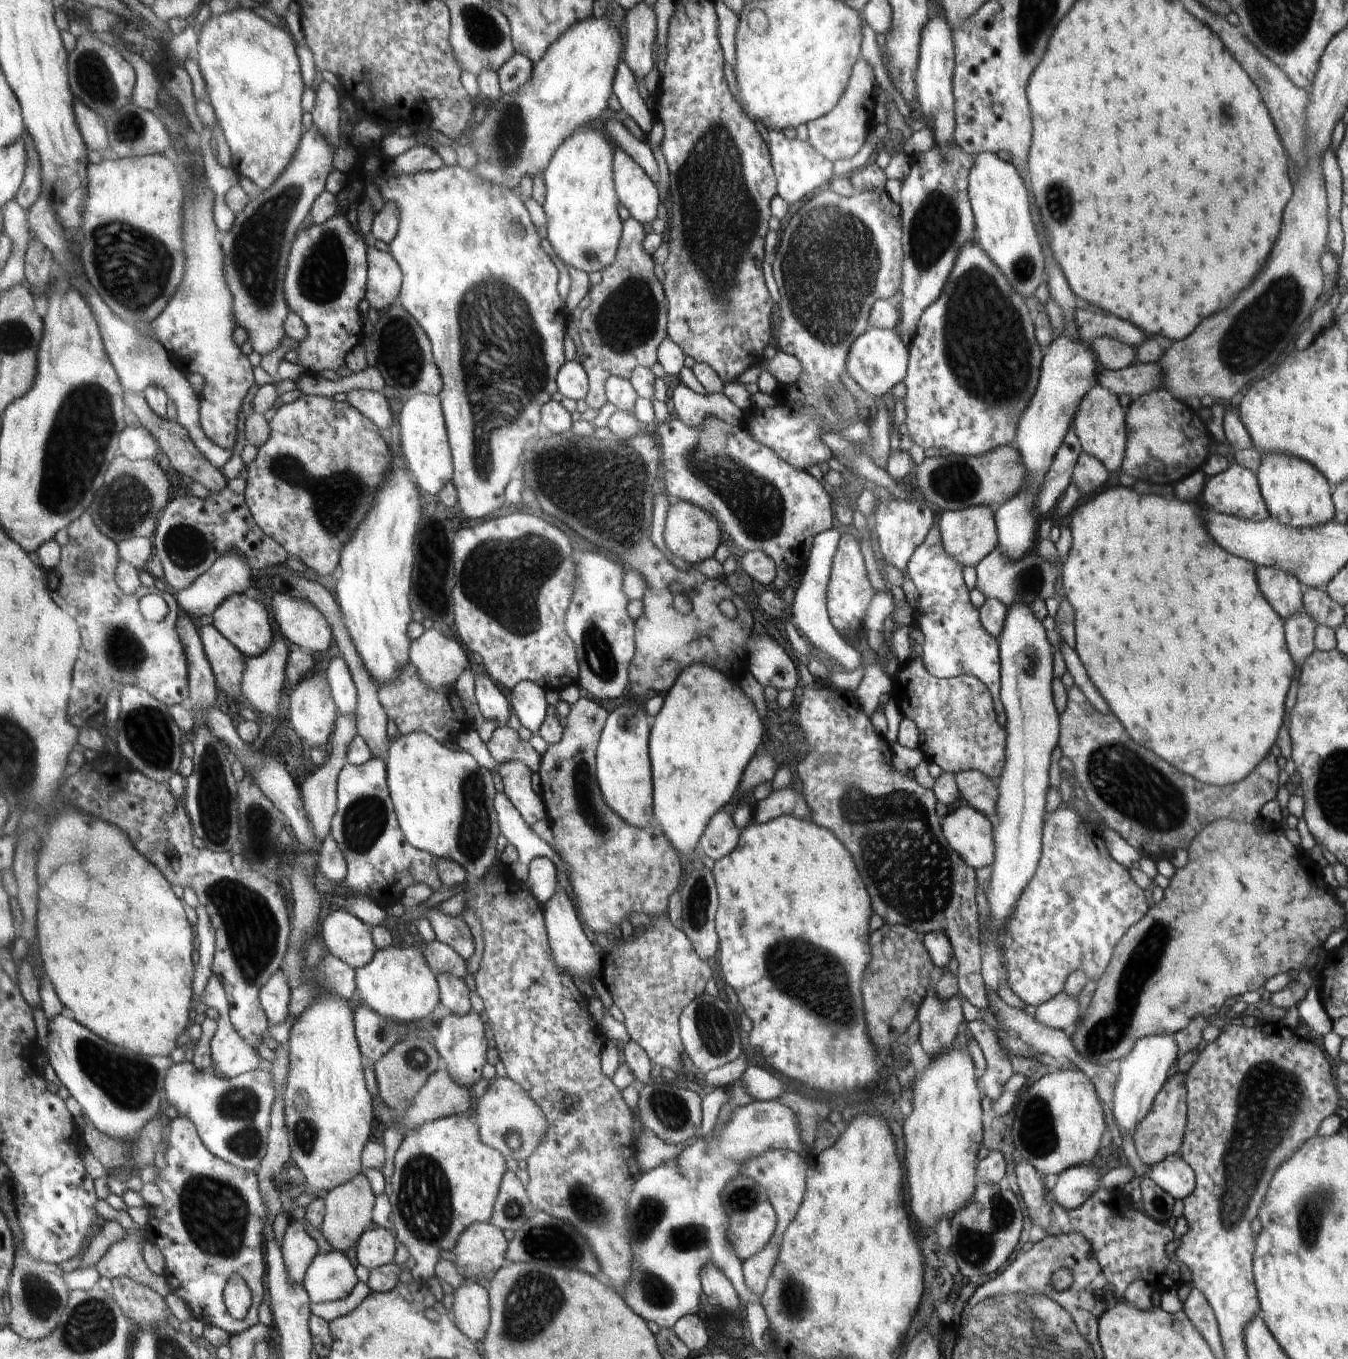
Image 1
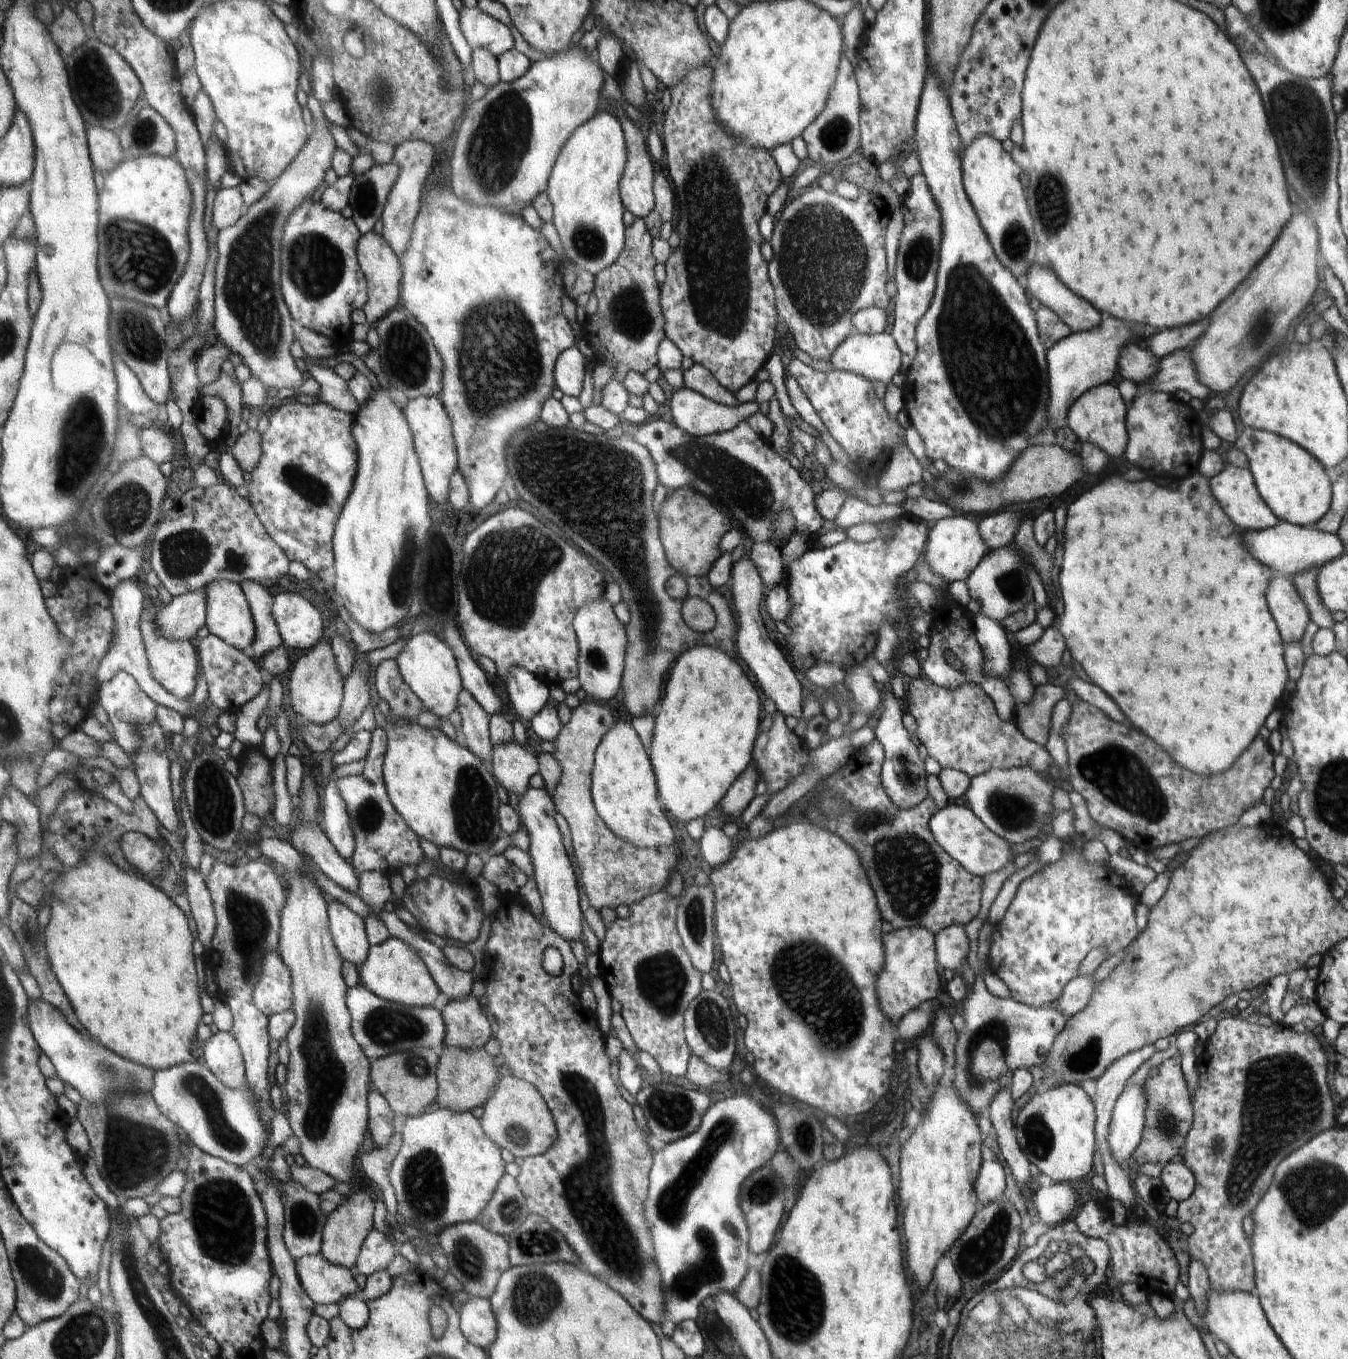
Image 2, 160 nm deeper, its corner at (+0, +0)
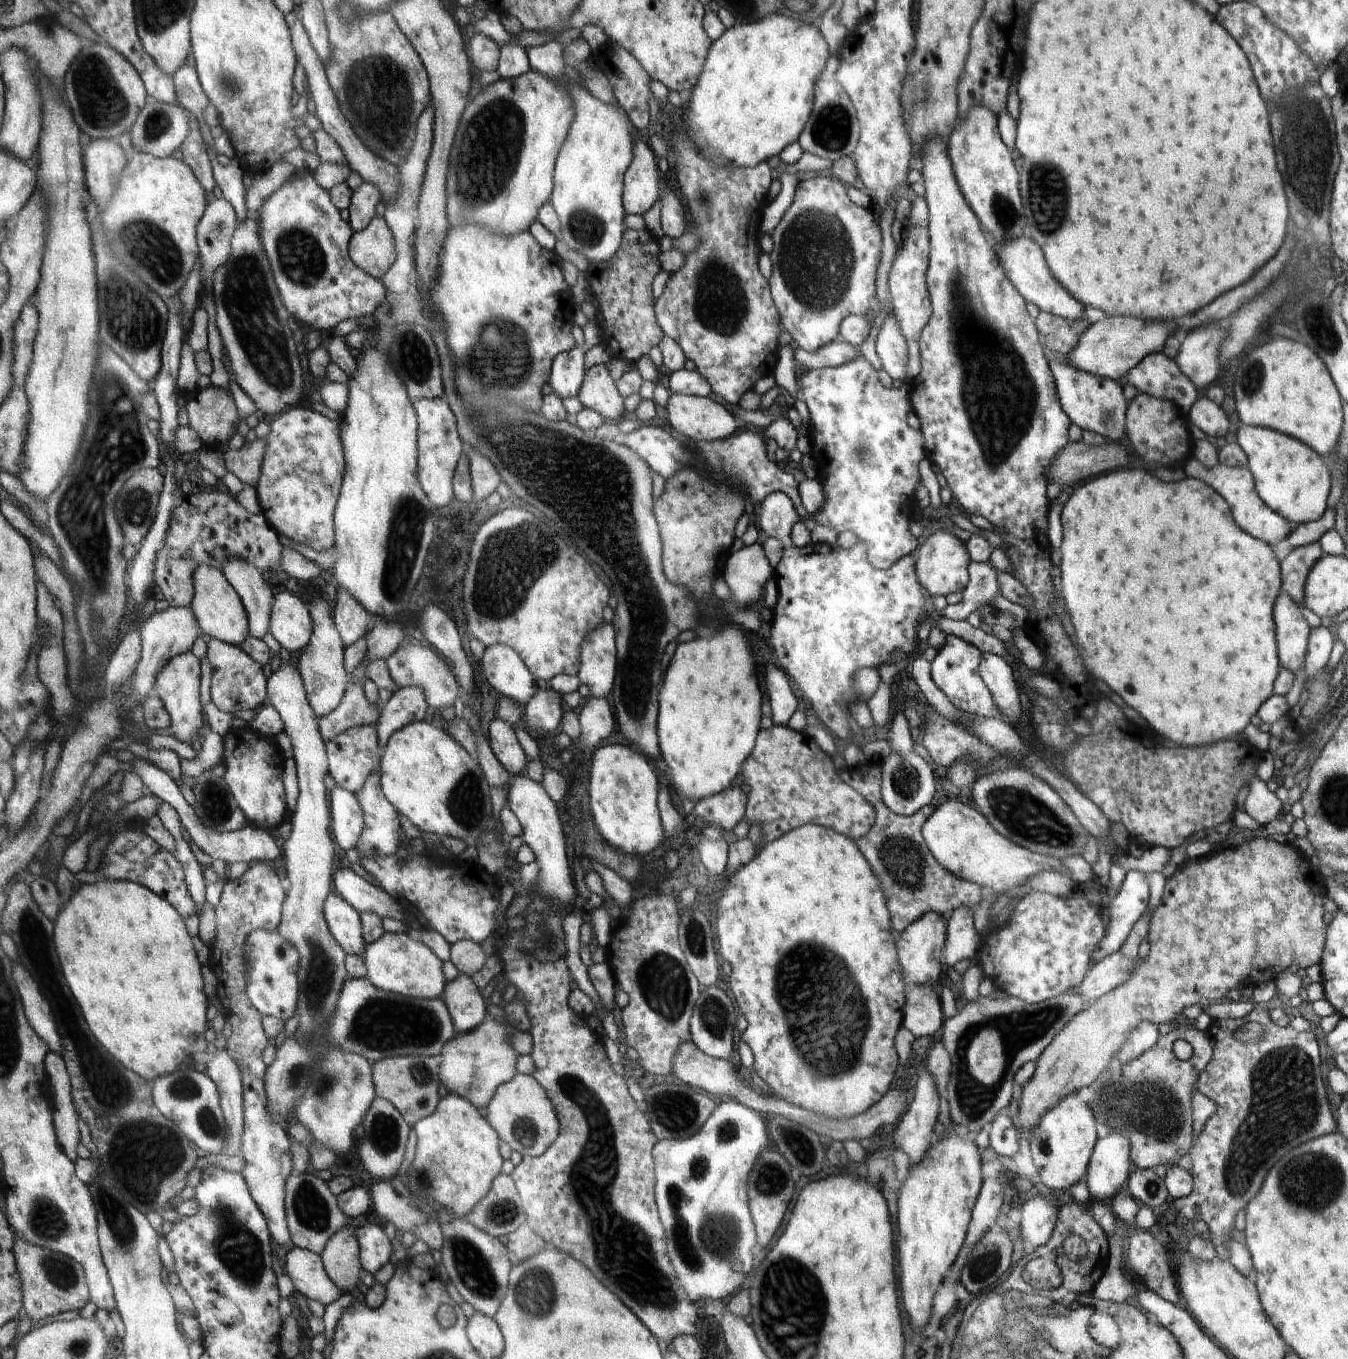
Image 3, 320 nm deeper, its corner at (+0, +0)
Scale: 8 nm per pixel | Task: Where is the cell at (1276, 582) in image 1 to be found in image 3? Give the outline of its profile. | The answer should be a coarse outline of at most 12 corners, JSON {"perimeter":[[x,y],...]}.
{"perimeter":[[1283,592],[1274,603],[1279,665],[1295,676],[1311,628]]}

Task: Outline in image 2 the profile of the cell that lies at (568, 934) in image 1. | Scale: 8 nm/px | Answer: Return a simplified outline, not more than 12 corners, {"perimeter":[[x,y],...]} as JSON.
{"perimeter":[[546,789],[518,812],[544,916],[568,942],[580,938],[574,870]]}

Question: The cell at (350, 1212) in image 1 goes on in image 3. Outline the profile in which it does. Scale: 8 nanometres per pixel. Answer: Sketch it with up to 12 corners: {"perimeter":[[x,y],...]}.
{"perimeter":[[346,1224],[320,1254],[342,1294],[360,1282],[355,1230]]}

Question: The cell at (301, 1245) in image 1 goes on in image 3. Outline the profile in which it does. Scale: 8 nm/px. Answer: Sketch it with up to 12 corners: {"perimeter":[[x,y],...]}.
{"perimeter":[[295,1172],[285,1210],[294,1247],[321,1254],[346,1226],[325,1181]]}

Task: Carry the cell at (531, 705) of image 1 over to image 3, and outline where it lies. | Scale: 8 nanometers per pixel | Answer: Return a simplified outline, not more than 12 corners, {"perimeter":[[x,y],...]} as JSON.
{"perimeter":[[505,644],[486,647],[479,666],[492,688],[522,708],[538,690]]}

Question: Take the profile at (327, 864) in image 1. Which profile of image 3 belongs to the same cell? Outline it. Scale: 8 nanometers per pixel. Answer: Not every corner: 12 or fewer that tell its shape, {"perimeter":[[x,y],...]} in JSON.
{"perimeter":[[353,792],[330,793],[334,842],[341,853],[356,846],[363,810]]}

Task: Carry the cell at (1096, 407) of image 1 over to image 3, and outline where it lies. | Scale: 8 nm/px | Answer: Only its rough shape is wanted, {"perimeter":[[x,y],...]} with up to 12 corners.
{"perimeter":[[1052,360],[1061,406],[1106,442],[1125,435],[1123,387]]}

